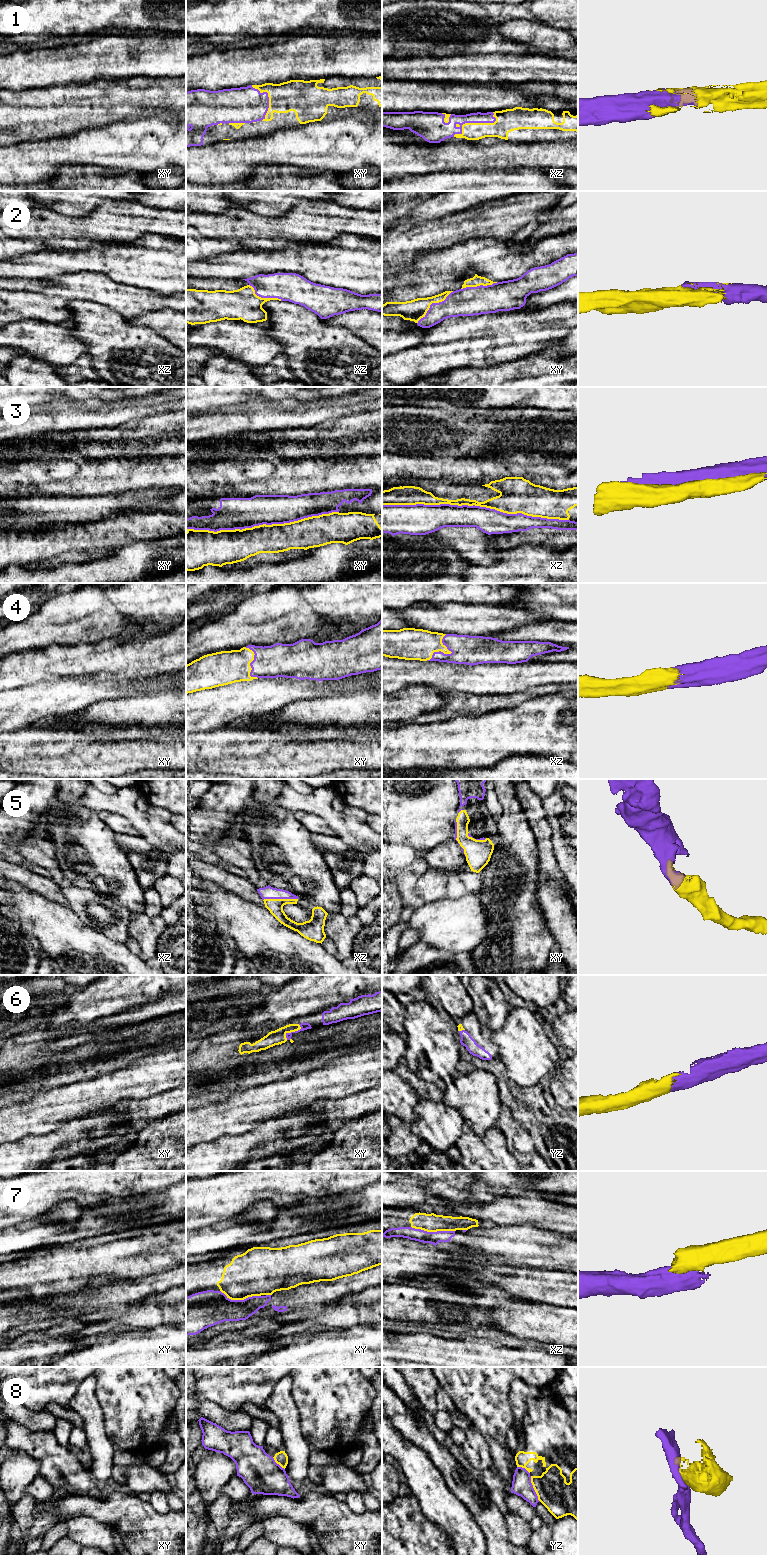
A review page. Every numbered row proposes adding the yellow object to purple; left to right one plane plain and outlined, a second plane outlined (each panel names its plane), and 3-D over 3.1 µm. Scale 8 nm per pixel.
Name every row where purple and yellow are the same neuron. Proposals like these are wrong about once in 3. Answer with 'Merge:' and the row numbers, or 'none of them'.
Merge: 1, 2, 4, 5, 6

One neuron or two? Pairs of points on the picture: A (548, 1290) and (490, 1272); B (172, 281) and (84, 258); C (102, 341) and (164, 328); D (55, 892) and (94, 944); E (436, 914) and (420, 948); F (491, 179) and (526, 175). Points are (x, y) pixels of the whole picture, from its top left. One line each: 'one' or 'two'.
A: one
B: one
C: two
D: two
E: two
F: one

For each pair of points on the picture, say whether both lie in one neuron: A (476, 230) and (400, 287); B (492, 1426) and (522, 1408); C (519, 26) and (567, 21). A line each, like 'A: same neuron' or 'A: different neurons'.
A: different neurons
B: different neurons
C: different neurons

